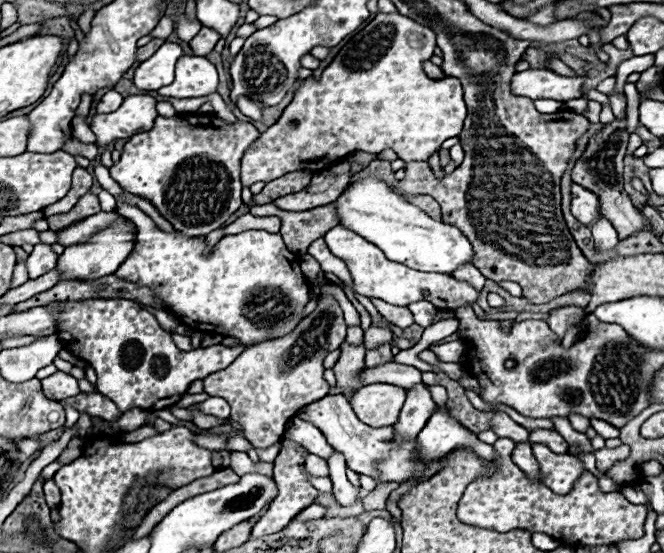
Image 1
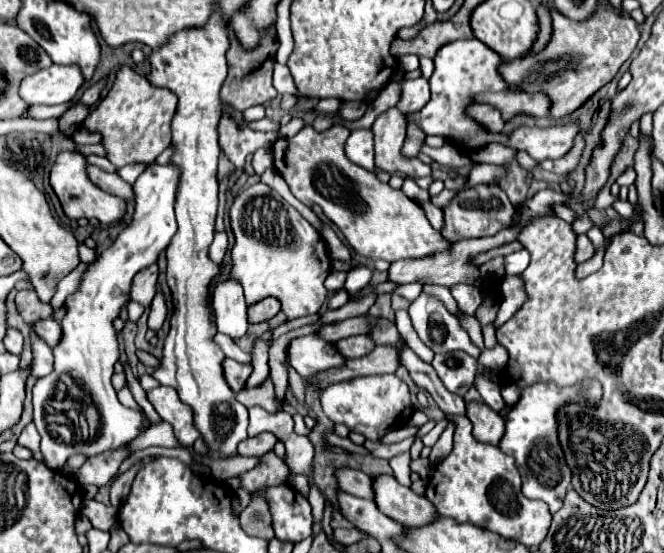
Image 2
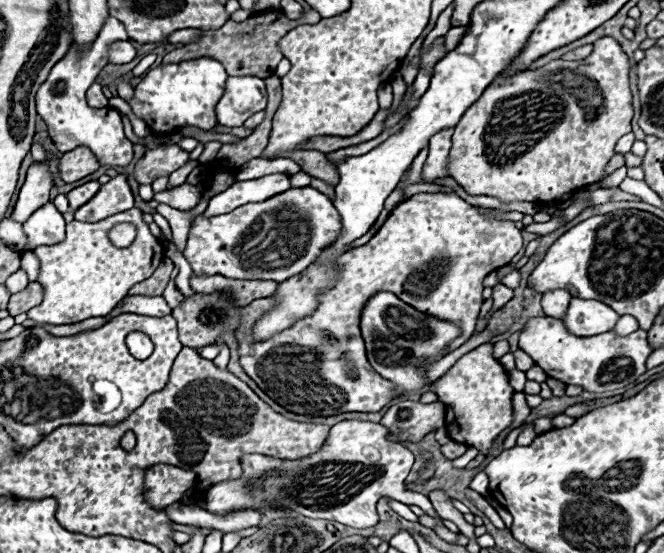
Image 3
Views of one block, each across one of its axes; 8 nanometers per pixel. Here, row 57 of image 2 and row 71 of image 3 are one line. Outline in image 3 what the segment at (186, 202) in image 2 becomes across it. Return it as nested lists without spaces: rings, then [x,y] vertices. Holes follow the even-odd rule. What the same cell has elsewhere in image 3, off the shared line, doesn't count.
[[[196,58],[180,64],[164,64],[146,74],[146,78],[134,88],[134,98],[128,102],[138,118],[142,118],[150,132],[172,134],[182,126],[198,126],[212,130],[216,120],[216,104],[224,94],[226,70],[214,58]]]

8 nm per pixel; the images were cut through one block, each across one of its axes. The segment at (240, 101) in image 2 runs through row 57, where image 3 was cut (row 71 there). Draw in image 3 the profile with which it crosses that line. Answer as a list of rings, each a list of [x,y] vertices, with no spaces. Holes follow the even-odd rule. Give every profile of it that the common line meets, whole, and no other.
[[[312,8],[304,10],[304,14],[296,20],[290,20],[284,16],[284,12],[278,10],[264,10],[264,12],[254,12],[248,20],[244,22],[234,22],[228,20],[222,28],[218,30],[208,30],[202,32],[202,38],[194,44],[186,44],[178,50],[172,50],[164,56],[162,64],[176,64],[182,60],[194,60],[194,58],[214,58],[224,64],[226,72],[230,76],[258,76],[258,78],[268,78],[276,72],[278,62],[284,58],[280,54],[278,42],[284,36],[284,32],[300,26],[300,24],[316,24],[320,20],[320,14]]]

